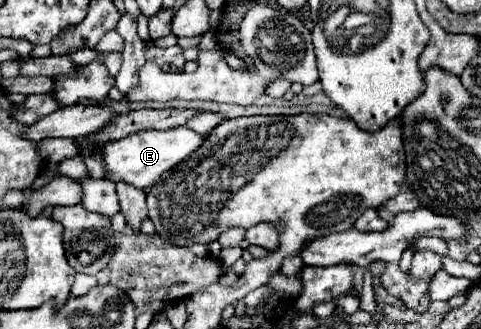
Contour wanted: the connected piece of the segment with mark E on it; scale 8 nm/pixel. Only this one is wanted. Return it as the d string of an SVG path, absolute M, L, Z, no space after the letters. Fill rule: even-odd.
M175 127L167 131L137 131L123 139L109 141L101 147L105 177L113 183L121 181L137 189L149 189L165 171L191 155L191 151L195 151L199 143L203 143L203 137L207 135L199 135L187 127Z

